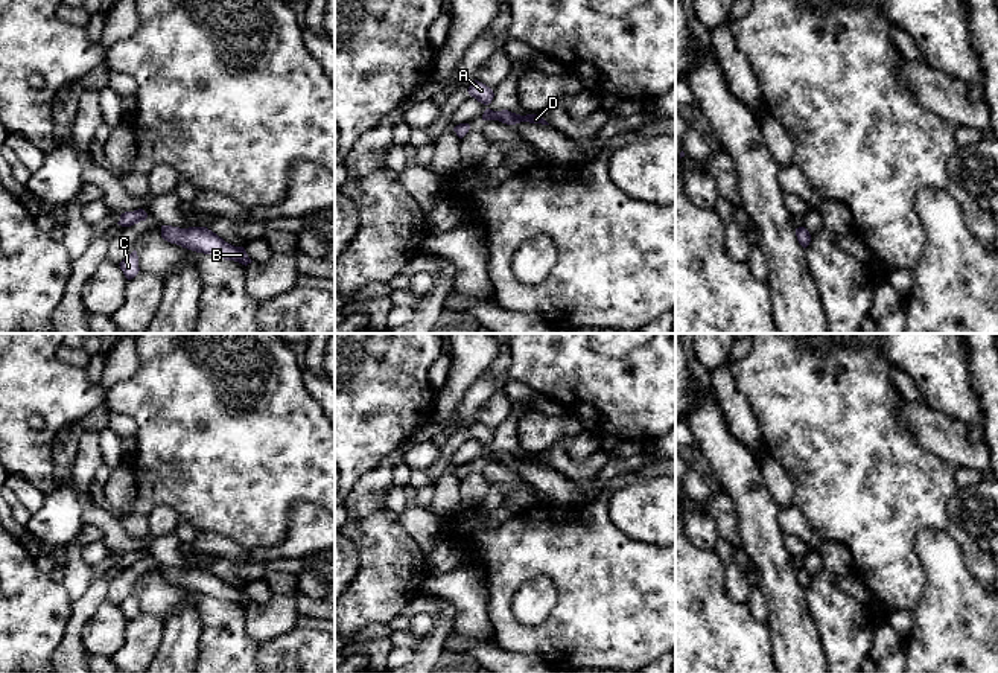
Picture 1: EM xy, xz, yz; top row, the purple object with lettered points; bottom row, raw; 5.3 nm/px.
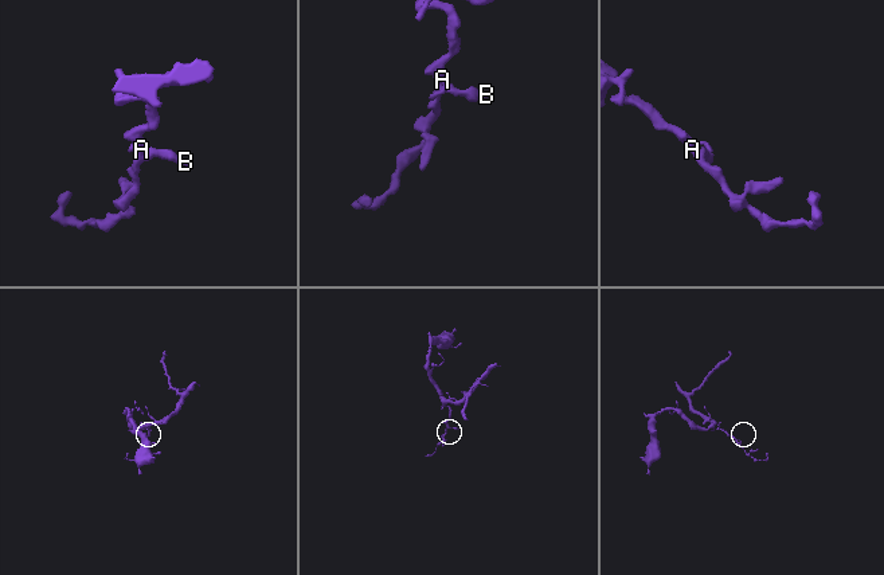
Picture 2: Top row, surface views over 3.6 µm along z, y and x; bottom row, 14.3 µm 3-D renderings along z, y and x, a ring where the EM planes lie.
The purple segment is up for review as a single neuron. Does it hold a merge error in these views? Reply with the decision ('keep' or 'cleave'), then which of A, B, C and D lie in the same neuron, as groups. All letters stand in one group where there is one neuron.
keep | A B C D

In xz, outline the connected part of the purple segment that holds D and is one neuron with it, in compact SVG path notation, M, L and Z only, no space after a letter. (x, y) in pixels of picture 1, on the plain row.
M487 449L484 452L482 461L499 461L499 463L507 464L507 466L516 466L516 464L520 464L520 463L549 466L543 460L542 454L520 457L520 455L511 454L508 451L493 452L490 449Z

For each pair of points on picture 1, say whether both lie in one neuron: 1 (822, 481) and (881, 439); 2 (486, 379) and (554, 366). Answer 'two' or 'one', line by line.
1: one
2: two

